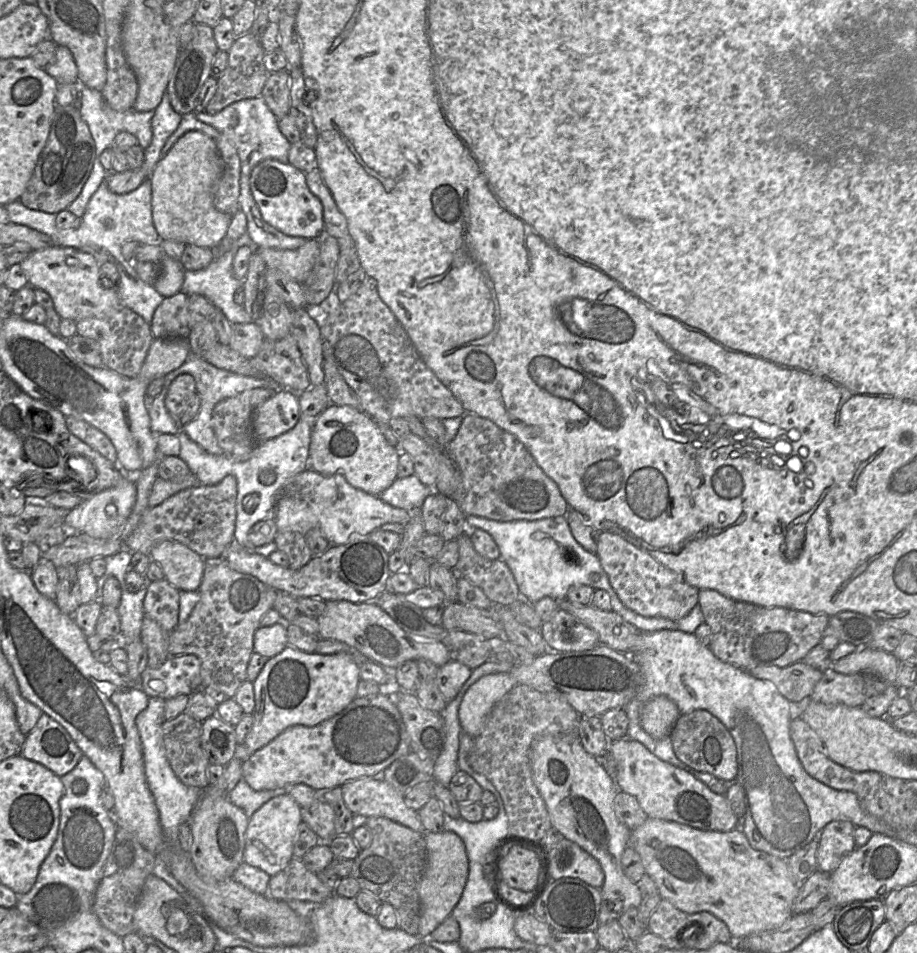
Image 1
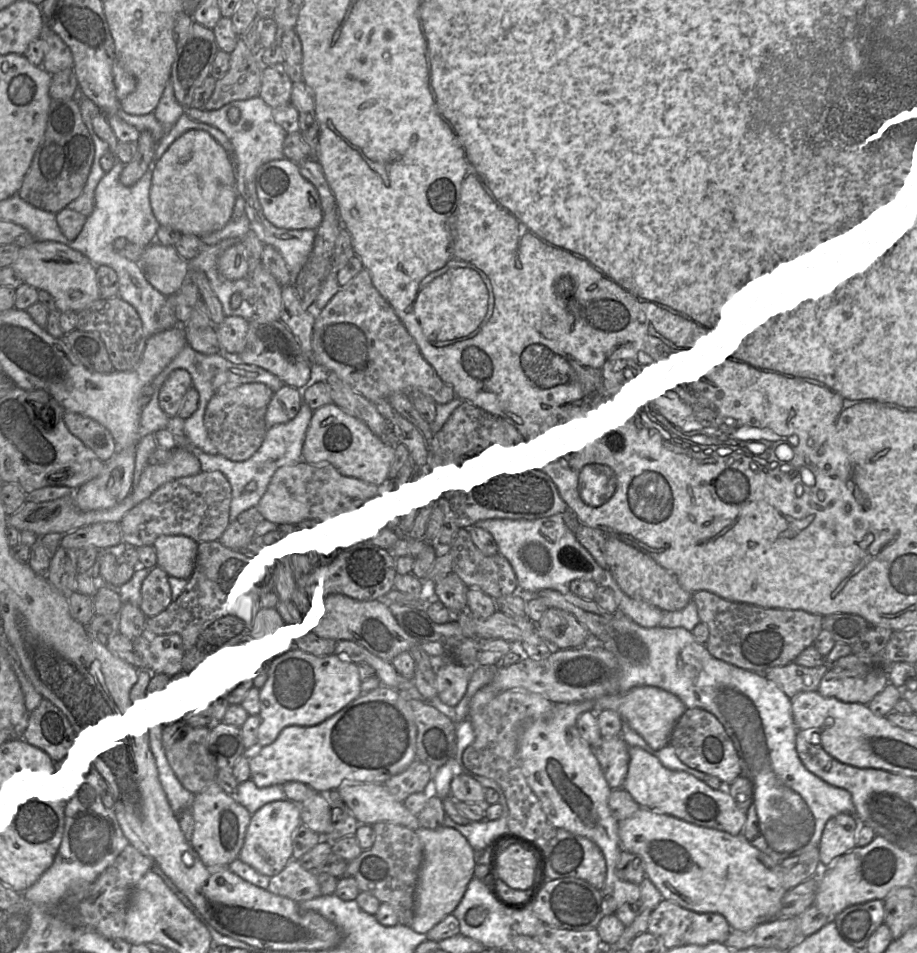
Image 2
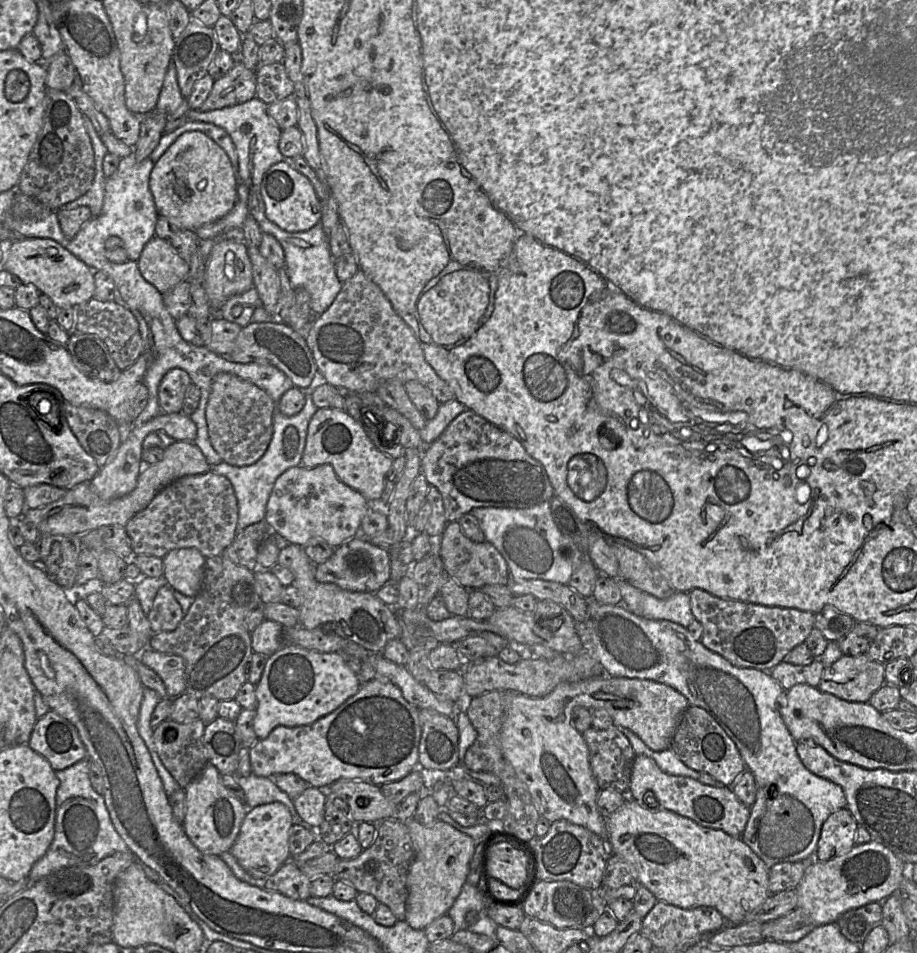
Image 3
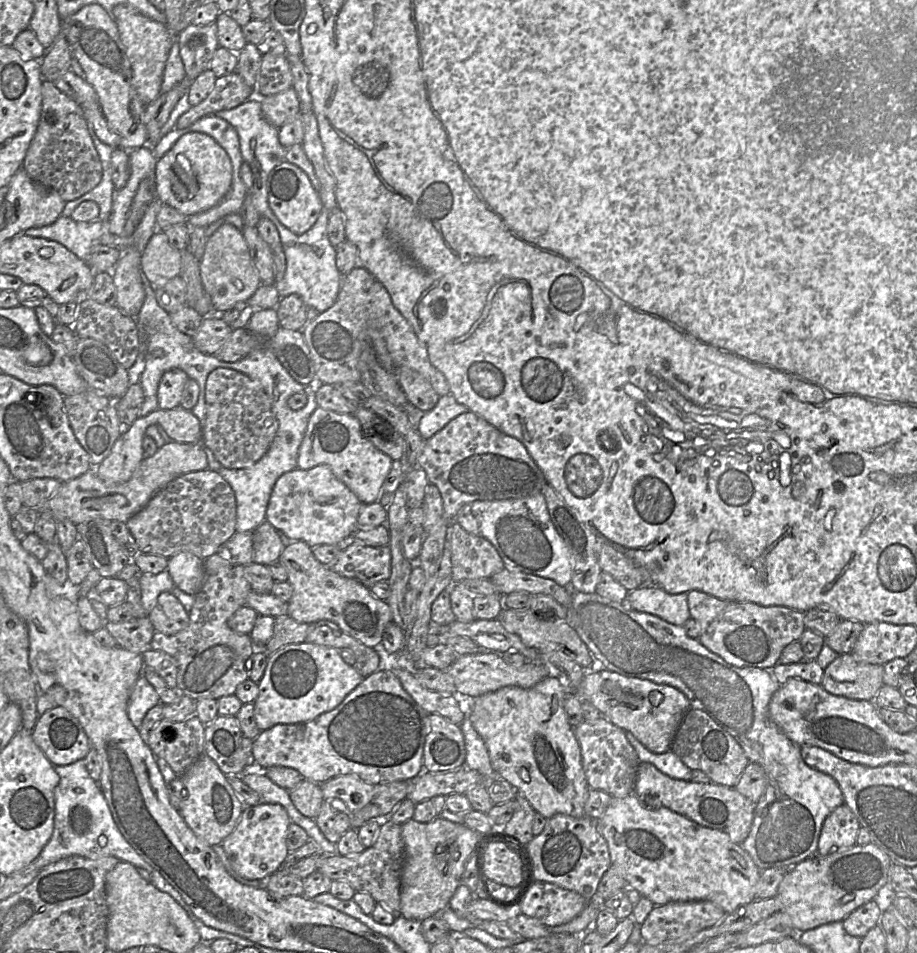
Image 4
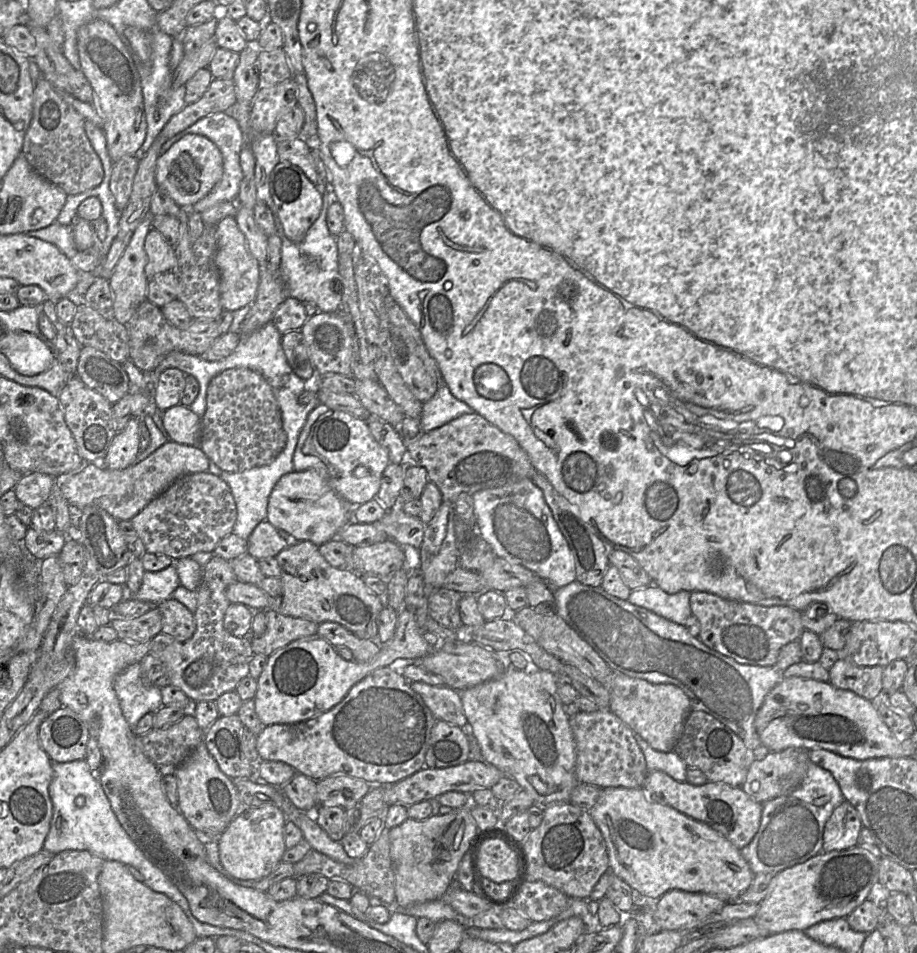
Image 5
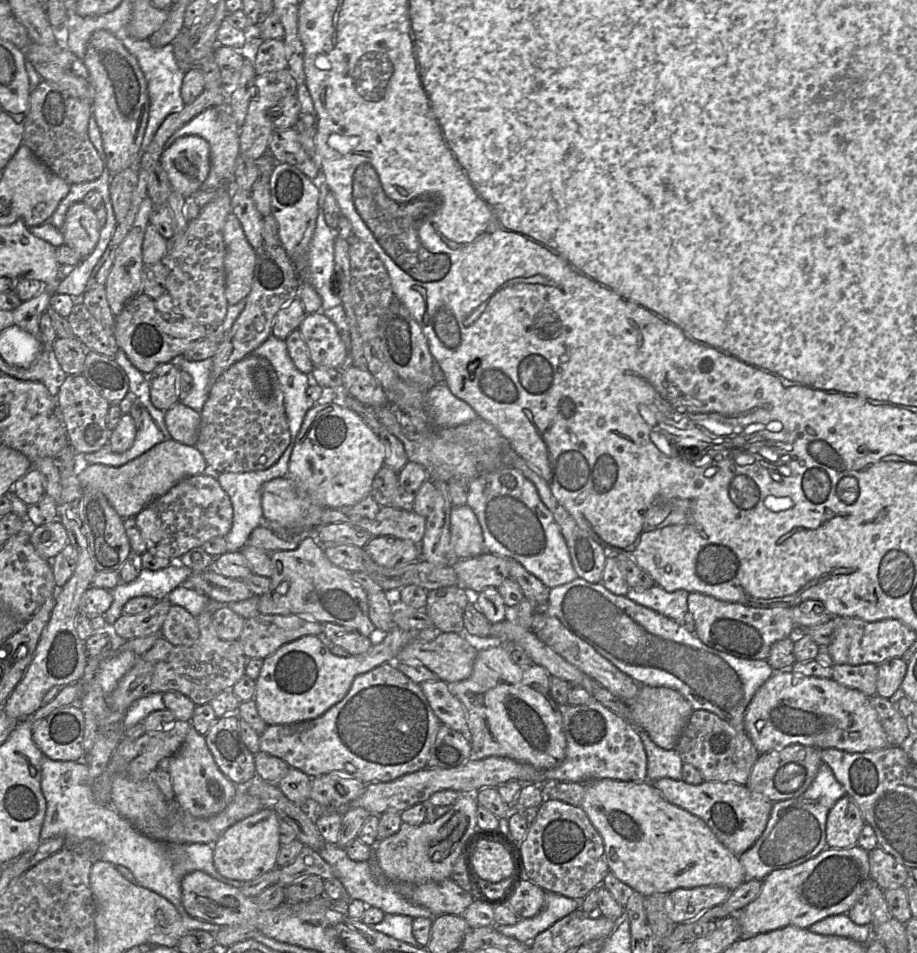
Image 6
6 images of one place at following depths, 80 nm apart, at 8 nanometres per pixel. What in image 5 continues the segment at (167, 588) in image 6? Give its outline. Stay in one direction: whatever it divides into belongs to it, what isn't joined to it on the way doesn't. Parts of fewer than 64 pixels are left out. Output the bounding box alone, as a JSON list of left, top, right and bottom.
[128,563,180,606]

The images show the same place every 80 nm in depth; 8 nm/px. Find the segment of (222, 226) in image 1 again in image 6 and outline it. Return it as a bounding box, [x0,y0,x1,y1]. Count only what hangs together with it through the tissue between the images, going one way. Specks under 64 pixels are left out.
[159,136,210,198]

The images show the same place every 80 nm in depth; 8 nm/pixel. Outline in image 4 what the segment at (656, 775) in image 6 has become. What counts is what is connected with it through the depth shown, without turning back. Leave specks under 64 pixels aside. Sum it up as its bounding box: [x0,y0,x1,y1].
[625,731,692,781]

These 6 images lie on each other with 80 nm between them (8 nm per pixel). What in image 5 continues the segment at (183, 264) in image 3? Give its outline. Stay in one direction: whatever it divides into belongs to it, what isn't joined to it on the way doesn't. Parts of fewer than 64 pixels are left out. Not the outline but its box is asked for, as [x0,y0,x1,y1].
[144,228,178,279]

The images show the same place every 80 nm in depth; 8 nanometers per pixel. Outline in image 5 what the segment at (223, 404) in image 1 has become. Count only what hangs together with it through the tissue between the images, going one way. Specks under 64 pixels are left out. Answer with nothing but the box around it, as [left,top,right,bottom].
[199,367,286,472]

